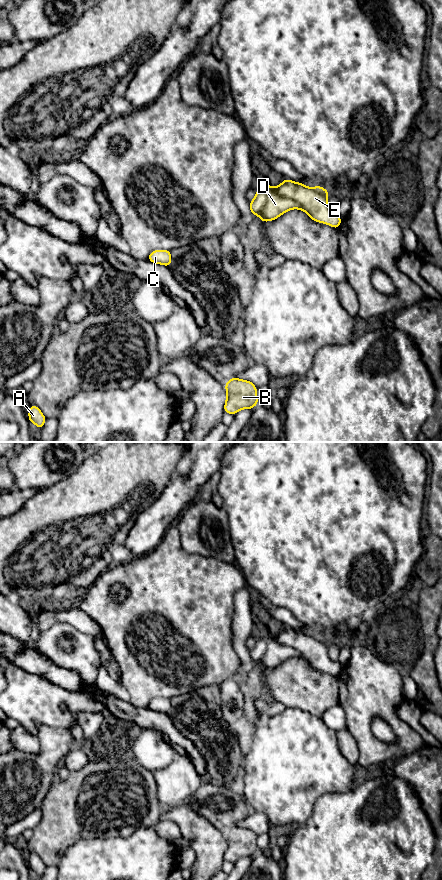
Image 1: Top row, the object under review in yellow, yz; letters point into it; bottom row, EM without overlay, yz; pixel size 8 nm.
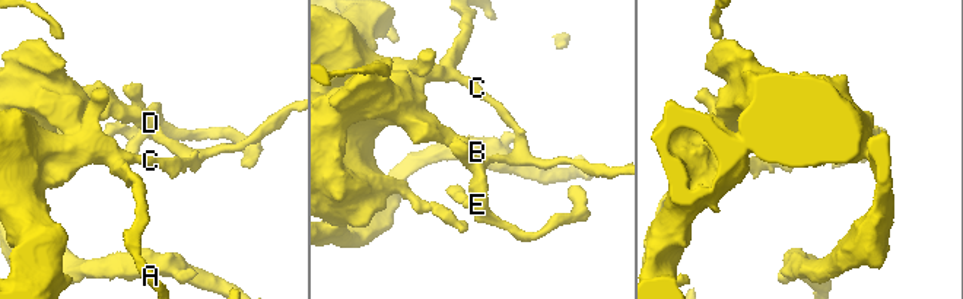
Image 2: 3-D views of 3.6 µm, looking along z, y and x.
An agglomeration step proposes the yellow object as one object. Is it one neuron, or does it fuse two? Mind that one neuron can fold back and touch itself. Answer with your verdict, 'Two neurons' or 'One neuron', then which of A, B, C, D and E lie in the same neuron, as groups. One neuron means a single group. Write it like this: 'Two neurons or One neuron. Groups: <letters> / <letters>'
Two neurons. Groups: A B E / C D

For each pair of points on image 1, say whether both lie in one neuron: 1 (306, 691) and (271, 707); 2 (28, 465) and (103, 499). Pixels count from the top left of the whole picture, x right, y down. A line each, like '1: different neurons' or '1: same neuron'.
1: different neurons
2: different neurons

